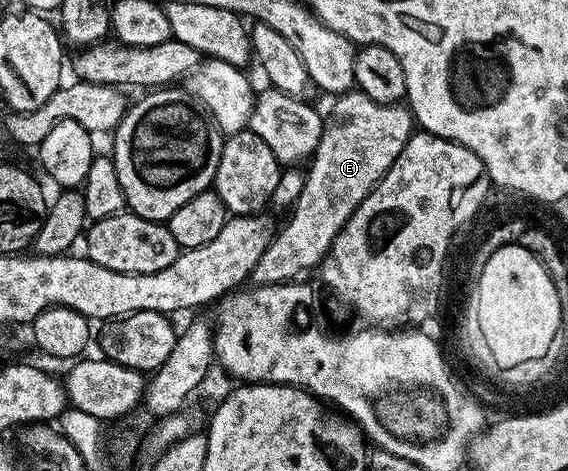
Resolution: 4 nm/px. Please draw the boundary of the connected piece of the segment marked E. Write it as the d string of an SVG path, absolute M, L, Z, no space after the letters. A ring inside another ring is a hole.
M358 89L344 92L335 100L336 103L326 111L322 141L318 141L318 149L306 167L302 193L298 193L298 201L292 204L288 224L277 230L272 237L272 244L258 257L258 265L254 265L250 276L253 284L265 287L271 283L286 283L301 278L303 271L319 268L326 257L334 237L346 225L348 218L358 209L360 202L376 188L376 183L394 165L398 153L406 145L406 141L414 134L412 112L400 103L379 103L370 101Z

